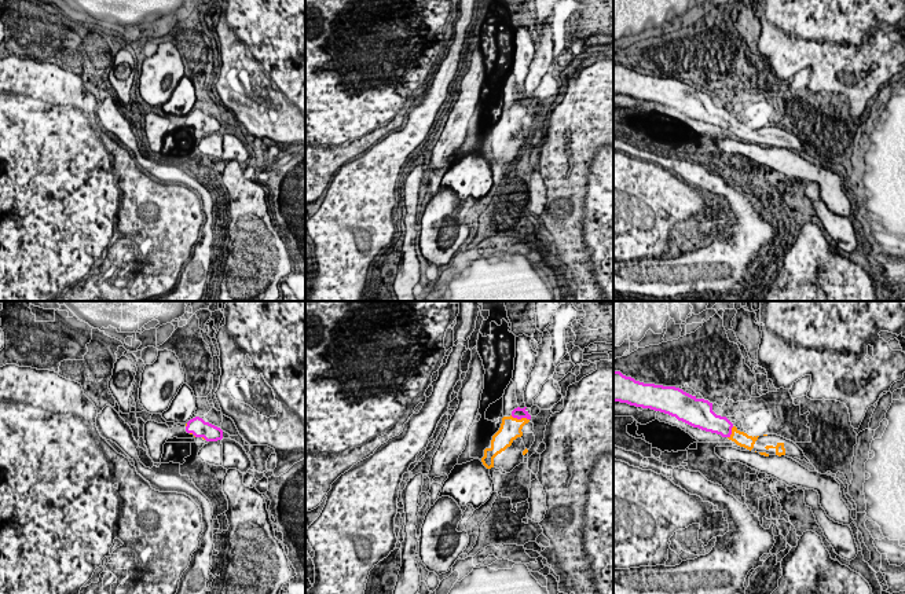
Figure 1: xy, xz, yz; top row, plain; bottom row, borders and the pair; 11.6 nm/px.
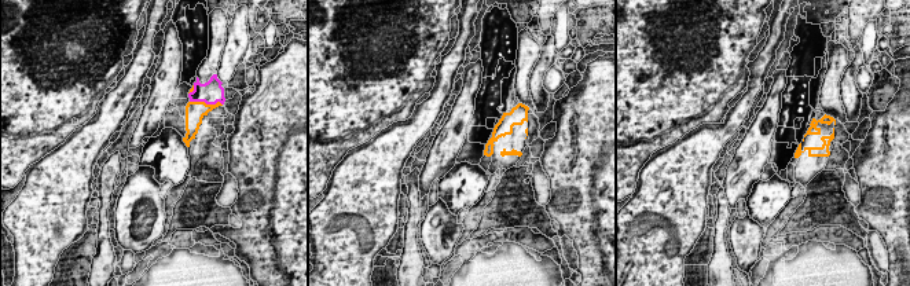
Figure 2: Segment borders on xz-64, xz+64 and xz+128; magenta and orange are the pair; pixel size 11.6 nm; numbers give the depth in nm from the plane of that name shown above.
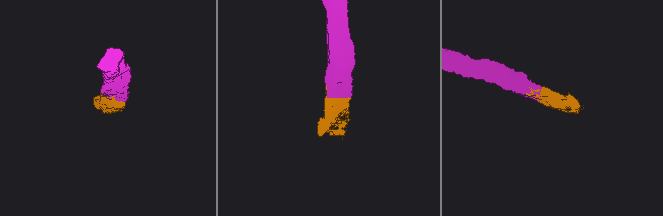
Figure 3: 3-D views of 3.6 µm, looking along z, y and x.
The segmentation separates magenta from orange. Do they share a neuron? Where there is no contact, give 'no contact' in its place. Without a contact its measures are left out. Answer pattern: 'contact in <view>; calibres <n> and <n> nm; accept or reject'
contact in xz; calibres 130 and 260 nm; accept

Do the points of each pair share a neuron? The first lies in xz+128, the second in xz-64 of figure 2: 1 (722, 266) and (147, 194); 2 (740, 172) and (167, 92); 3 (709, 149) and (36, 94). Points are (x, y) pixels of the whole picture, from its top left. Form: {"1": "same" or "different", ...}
{"1": "different", "2": "same", "3": "different"}

